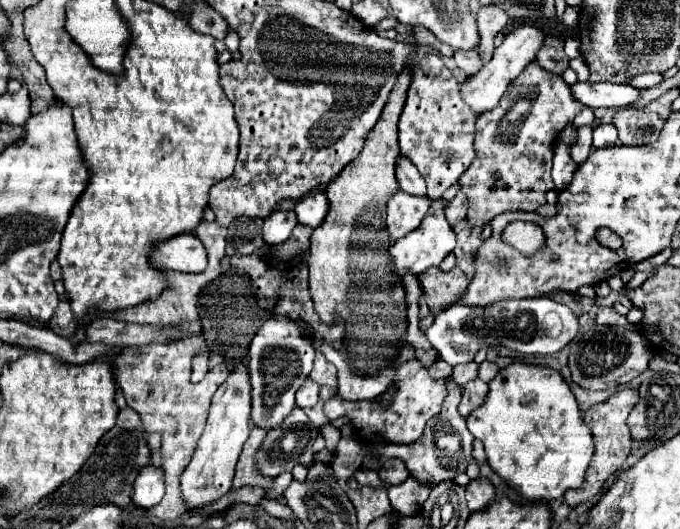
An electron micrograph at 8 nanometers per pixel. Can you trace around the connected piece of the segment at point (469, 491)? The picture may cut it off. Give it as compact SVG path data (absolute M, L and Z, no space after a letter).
M486 479L470 481L470 485L466 487L466 501L470 513L486 511L488 505L494 501L494 487Z

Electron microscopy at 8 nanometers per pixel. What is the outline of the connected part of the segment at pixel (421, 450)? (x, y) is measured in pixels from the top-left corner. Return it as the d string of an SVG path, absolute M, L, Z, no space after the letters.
M450 377L446 379L446 383L448 383L448 397L442 405L442 413L428 421L420 441L412 445L394 445L394 457L400 457L406 463L410 475L418 483L430 487L436 487L442 481L454 481L458 473L466 471L466 465L472 459L474 437L470 437L470 431L466 429L466 419L458 413L458 401L462 389Z

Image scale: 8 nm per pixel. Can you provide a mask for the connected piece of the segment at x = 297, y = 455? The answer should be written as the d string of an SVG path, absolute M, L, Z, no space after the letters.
M294 407L294 411L282 421L282 435L276 441L270 439L266 445L260 445L256 453L258 471L266 473L266 477L276 477L282 471L292 471L298 463L312 467L312 443L316 433L318 431L312 429L306 413L300 407Z

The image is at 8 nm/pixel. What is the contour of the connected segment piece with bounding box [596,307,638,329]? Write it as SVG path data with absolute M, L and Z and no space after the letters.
M600 307L596 313L596 323L598 325L616 325L624 329L638 329L638 325L630 325L624 315L618 315L612 307Z

